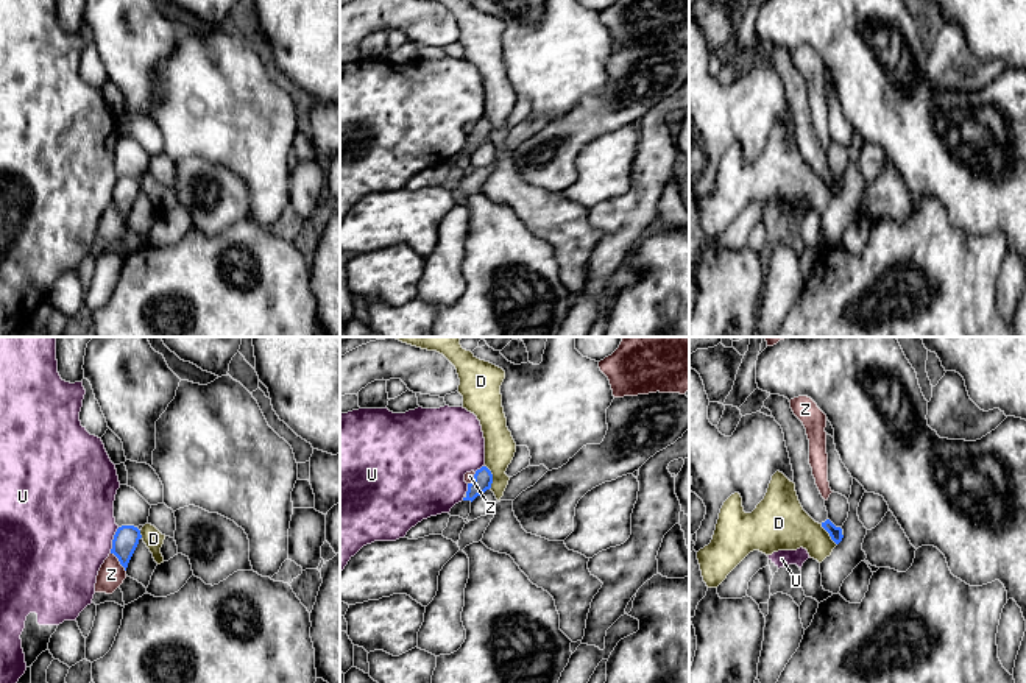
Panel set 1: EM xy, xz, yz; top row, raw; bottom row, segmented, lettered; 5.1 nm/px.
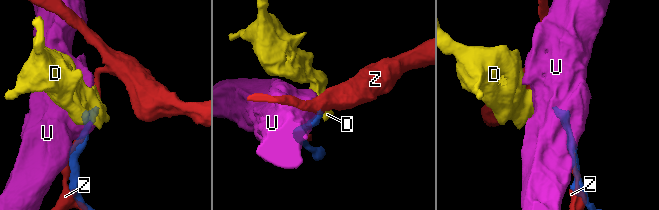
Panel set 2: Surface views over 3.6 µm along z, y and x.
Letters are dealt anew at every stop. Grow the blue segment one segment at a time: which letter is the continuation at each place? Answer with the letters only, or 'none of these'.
none of these

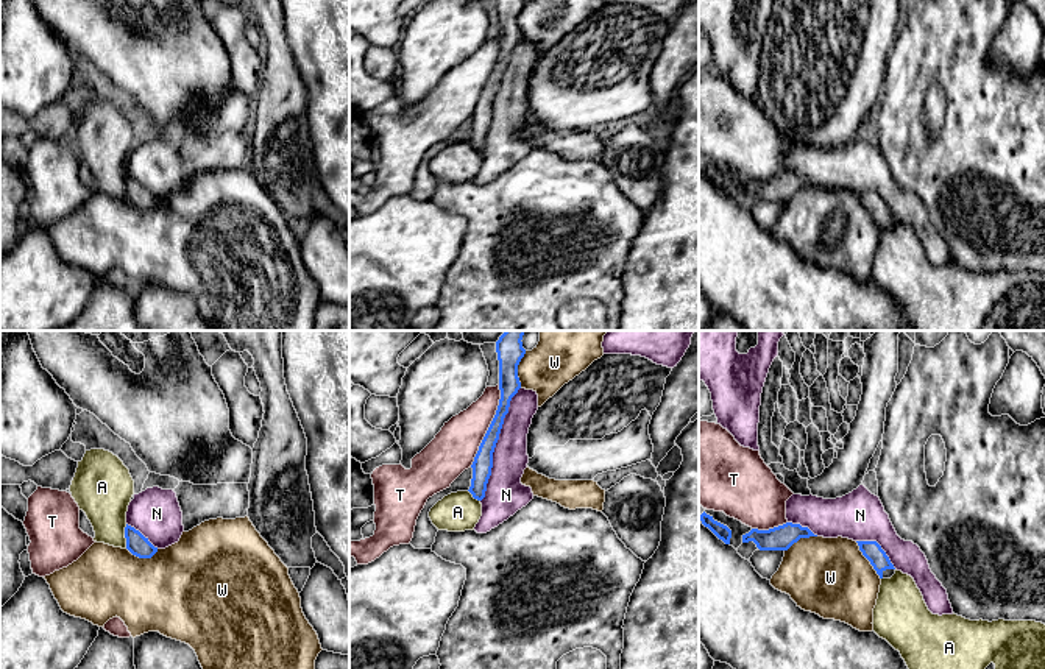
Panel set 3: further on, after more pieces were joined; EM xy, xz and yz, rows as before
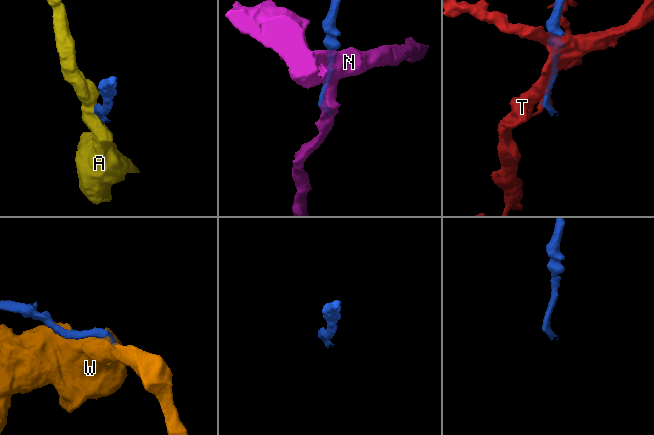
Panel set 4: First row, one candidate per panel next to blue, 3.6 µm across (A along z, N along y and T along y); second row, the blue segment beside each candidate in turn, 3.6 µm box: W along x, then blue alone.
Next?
none of these

